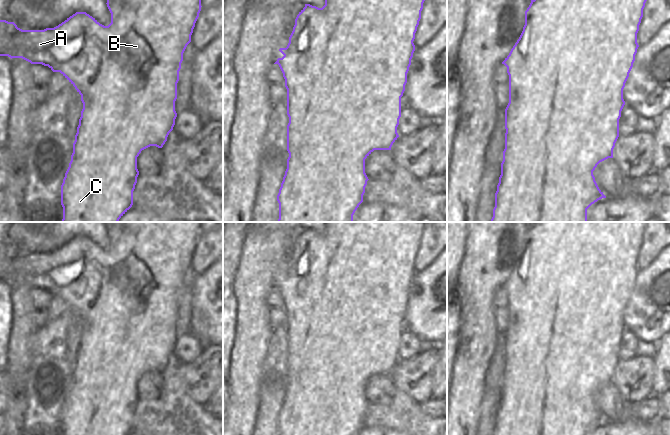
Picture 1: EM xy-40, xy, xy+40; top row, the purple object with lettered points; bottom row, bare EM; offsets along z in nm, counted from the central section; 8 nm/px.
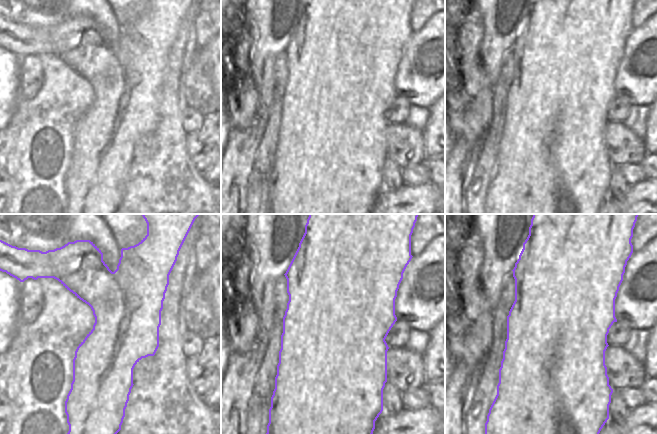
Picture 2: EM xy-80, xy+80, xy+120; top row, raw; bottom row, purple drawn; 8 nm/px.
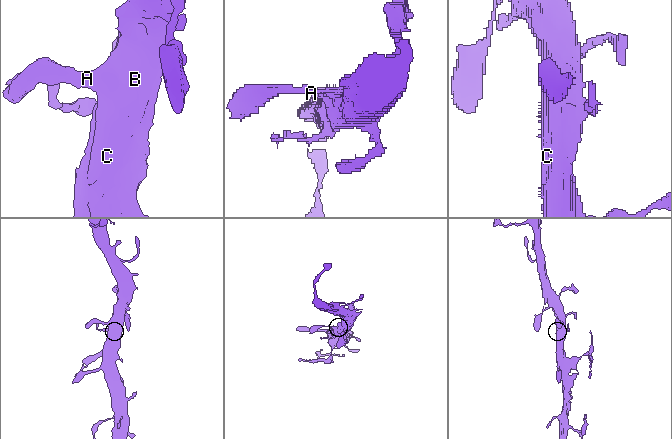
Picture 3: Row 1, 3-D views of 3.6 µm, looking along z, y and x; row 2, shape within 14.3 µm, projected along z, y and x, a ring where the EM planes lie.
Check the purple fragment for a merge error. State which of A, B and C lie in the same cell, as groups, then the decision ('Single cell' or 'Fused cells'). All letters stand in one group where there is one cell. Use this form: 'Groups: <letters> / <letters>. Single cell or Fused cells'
Groups: A B C. Single cell

